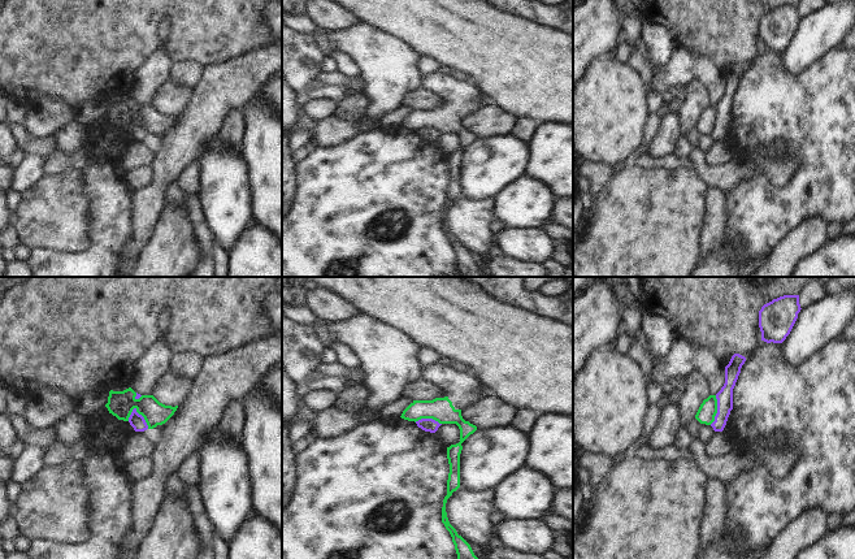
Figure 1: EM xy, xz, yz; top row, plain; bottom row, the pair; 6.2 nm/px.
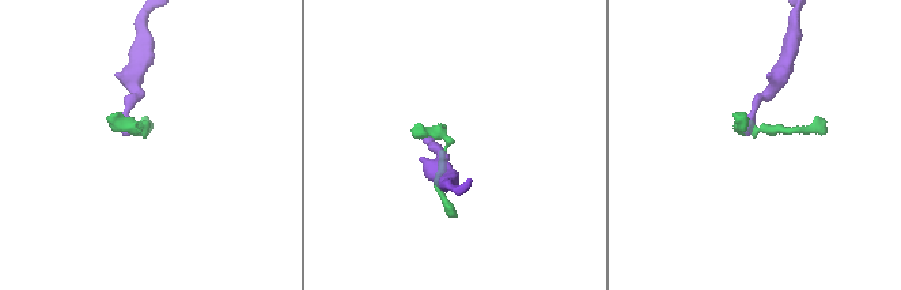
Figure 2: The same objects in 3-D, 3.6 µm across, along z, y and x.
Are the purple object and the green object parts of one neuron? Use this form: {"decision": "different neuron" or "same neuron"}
{"decision": "different neuron"}

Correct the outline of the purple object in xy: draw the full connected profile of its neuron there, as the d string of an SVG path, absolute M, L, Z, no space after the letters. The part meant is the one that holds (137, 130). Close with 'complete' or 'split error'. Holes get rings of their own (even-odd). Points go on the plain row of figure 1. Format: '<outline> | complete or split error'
M136 117L133 118L129 126L129 131L134 136L135 140L144 140L148 138L148 134L144 126L136 121Z | complete

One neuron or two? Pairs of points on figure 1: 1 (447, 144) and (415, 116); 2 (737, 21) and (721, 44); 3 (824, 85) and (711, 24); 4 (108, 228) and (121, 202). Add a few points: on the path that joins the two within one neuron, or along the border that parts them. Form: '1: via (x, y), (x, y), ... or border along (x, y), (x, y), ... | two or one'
1: border along (455, 131), (459, 138), (459, 150), (447, 156) | two
2: via (732, 26), (725, 34), (725, 39) | one
3: border along (760, 48), (745, 65) | two
4: via (111, 221), (111, 212), (114, 208) | one

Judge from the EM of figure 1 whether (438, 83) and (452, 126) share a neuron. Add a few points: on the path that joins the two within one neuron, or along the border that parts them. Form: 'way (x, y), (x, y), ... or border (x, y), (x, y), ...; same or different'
way (448, 94), (452, 98), (452, 116); same

